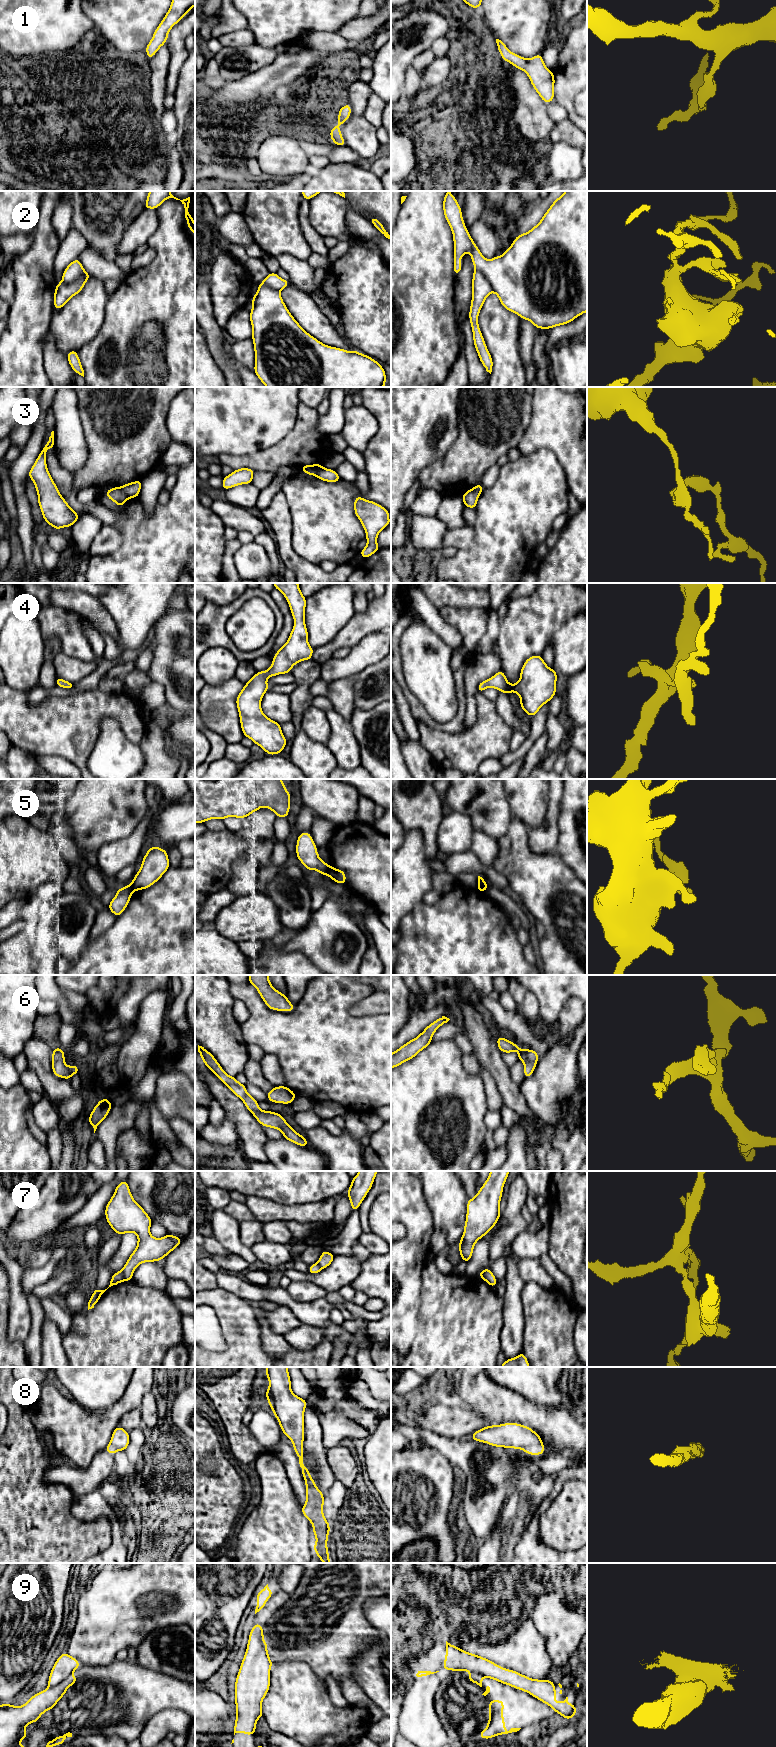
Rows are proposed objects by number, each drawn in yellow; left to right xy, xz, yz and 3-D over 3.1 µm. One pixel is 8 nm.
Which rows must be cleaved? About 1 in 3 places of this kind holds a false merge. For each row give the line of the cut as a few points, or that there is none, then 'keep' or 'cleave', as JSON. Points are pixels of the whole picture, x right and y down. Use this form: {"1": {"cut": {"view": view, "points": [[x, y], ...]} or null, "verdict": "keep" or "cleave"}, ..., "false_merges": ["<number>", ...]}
{"1": {"cut": null, "verdict": "keep"}, "2": {"cut": {"view": "xy", "points": [[84, 270], [77, 280], [69, 283], [61, 282]]}, "verdict": "cleave"}, "3": {"cut": {"view": "xy", "points": [[120, 487], [128, 498]]}, "verdict": "cleave"}, "4": {"cut": null, "verdict": "keep"}, "5": {"cut": {"view": "xz", "points": [[329, 866], [326, 874]]}, "verdict": "cleave"}, "6": {"cut": null, "verdict": "keep"}, "7": {"cut": {"view": "xy", "points": [[120, 1270], [124, 1280]]}, "verdict": "cleave"}, "8": {"cut": null, "verdict": "keep"}, "9": {"cut": {"view": "xy", "points": [[70, 1674], [56, 1685], [49, 1687]]}, "verdict": "cleave"}, "false_merges": ["2", "3", "5", "7", "9"]}

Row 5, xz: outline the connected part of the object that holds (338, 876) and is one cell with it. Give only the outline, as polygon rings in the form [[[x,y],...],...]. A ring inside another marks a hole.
[[[329,866],[327,876],[330,877],[336,883],[343,885],[346,884],[346,874],[343,870]]]

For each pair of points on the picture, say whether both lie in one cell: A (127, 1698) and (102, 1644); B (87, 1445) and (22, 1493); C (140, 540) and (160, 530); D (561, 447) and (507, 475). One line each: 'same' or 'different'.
A: different
B: different
C: same
D: different

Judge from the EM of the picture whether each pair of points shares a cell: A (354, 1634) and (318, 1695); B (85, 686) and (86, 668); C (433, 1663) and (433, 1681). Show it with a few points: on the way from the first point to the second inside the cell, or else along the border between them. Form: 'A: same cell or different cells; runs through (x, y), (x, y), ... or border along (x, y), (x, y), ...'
A: different cells; border along (310, 1666), (317, 1677), (326, 1685)
B: different cells; border along (97, 661), (97, 666), (90, 673), (74, 683)
C: different cells; border along (438, 1671), (416, 1678)

